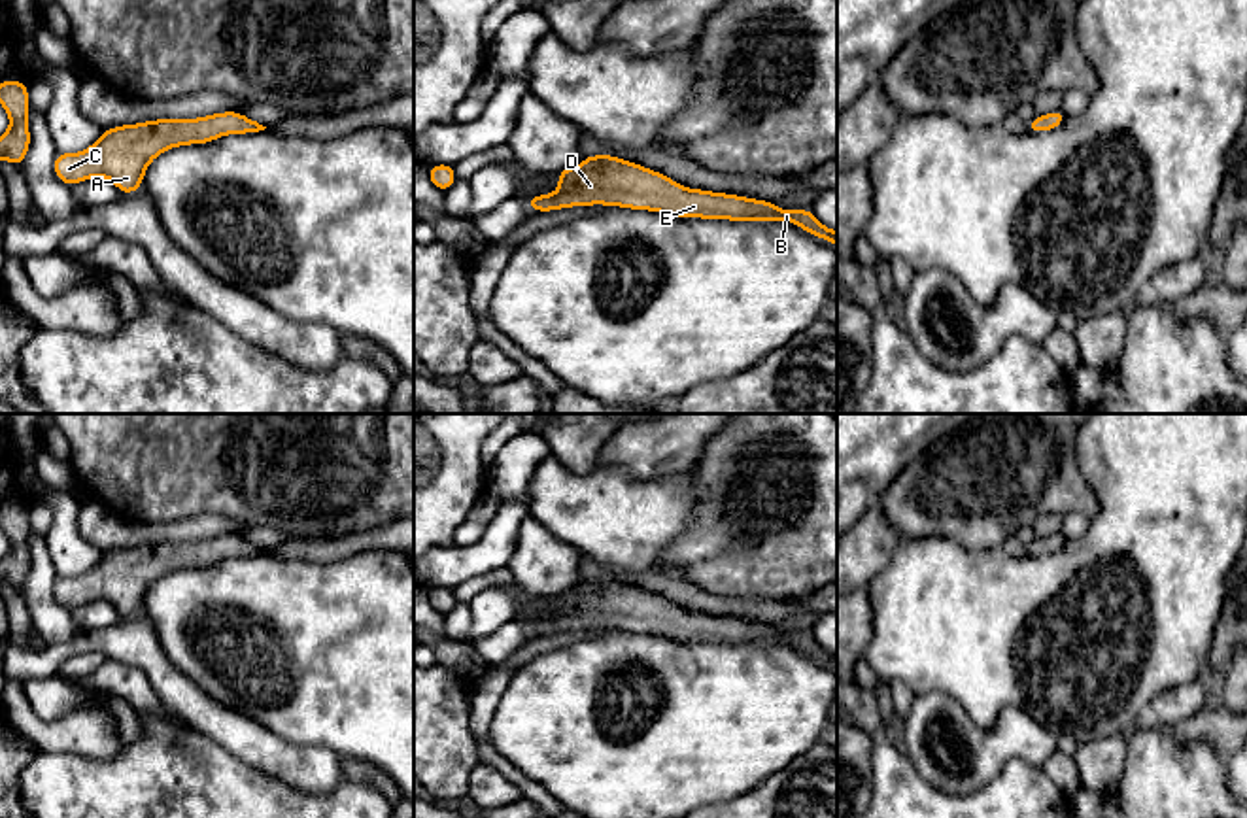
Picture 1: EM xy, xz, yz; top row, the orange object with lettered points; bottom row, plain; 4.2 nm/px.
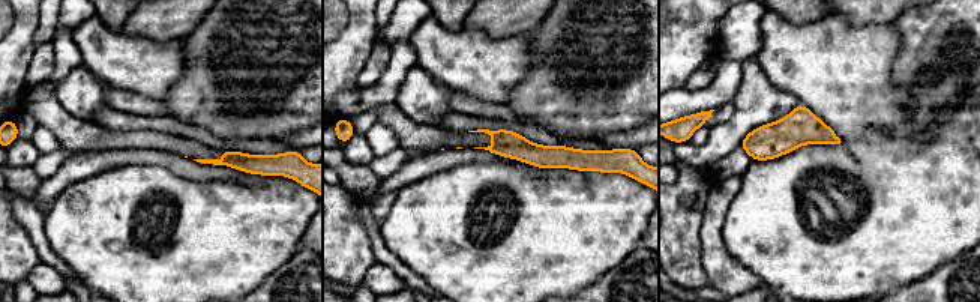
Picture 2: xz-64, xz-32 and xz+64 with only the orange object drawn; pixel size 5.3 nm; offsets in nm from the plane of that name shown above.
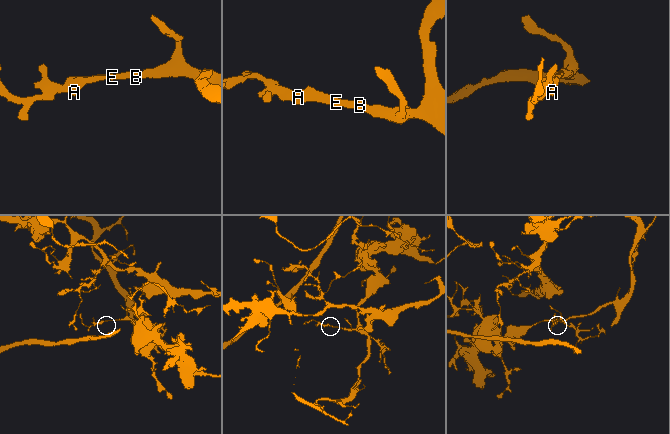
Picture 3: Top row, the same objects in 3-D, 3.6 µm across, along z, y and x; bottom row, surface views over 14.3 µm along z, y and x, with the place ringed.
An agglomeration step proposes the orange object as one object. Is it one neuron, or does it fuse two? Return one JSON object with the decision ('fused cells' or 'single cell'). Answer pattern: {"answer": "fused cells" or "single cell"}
{"answer": "single cell"}

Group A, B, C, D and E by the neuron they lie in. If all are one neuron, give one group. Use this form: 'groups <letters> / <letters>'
groups A B C D E

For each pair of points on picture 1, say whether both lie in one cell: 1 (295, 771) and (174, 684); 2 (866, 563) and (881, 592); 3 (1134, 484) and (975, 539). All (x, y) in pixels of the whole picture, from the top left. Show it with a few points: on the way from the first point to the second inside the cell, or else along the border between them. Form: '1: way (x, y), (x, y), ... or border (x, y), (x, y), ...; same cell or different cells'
1: way (265, 750), (204, 715); same cell
2: border (898, 541), (892, 562), (868, 586); different cells
3: border (1076, 458), (1096, 497), (1093, 518); different cells

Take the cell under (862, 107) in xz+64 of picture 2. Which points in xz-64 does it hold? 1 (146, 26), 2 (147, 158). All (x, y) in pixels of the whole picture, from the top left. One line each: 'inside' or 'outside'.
1: outside
2: outside

